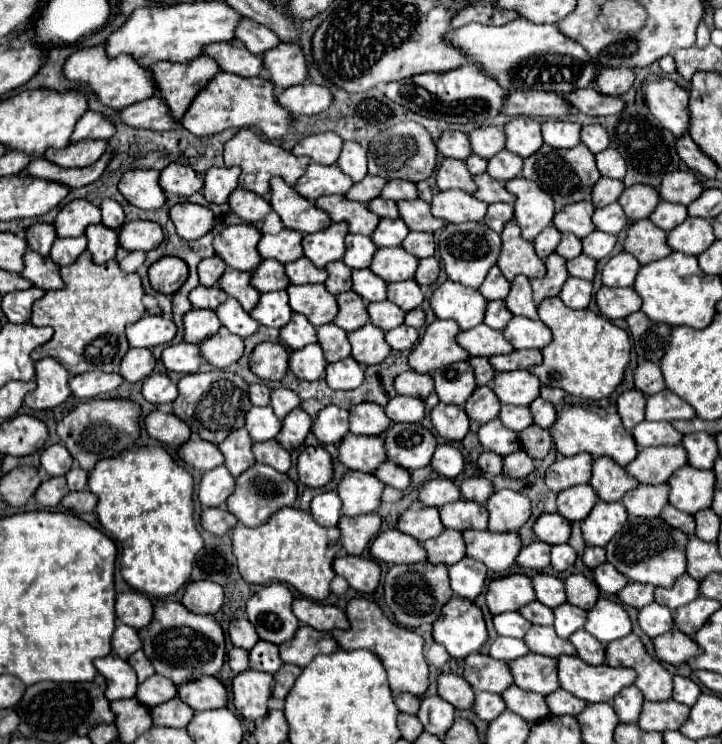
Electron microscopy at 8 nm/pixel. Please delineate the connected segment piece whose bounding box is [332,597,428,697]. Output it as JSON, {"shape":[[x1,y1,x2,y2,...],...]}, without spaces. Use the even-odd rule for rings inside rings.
{"shape":[[354,597,348,601,346,617,350,621,350,629,348,631,340,631,340,629,332,631,332,637,336,639,340,649,348,649,348,651,350,649,368,649,368,651,372,651,374,655,380,657,380,661,388,673,390,689,394,693,406,691,406,693,422,697,428,687,428,663,422,653,422,647,424,647,422,637,410,629,404,629,404,627,392,623,376,603,372,603,364,597]]}

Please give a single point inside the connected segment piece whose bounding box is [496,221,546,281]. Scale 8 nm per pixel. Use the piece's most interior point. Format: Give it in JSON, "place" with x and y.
{"place":[517,257]}

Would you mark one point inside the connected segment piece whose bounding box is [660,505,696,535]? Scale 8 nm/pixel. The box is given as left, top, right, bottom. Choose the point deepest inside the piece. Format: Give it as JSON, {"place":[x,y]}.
{"place":[677,519]}

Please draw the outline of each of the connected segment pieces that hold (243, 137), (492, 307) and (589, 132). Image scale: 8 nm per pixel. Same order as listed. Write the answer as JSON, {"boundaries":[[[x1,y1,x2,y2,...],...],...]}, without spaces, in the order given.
{"boundaries":[[[240,129,226,145,224,145,224,165,232,167,238,165,242,169,238,187,248,189,264,197,270,191,270,179,272,177,282,177,290,187,298,181,298,177,306,171,310,159,306,157,294,157,290,151,284,151,278,145,272,145,260,137,258,131,254,129]],[[488,301,486,317,484,317,484,323,488,327,492,327,492,329,504,329,512,317,514,315,506,309,504,301]],[[588,125,588,127,582,127,582,133,580,133,580,139,582,143,592,151,592,153,600,153,602,149,608,147,610,139,608,139,608,133,602,125]]]}

